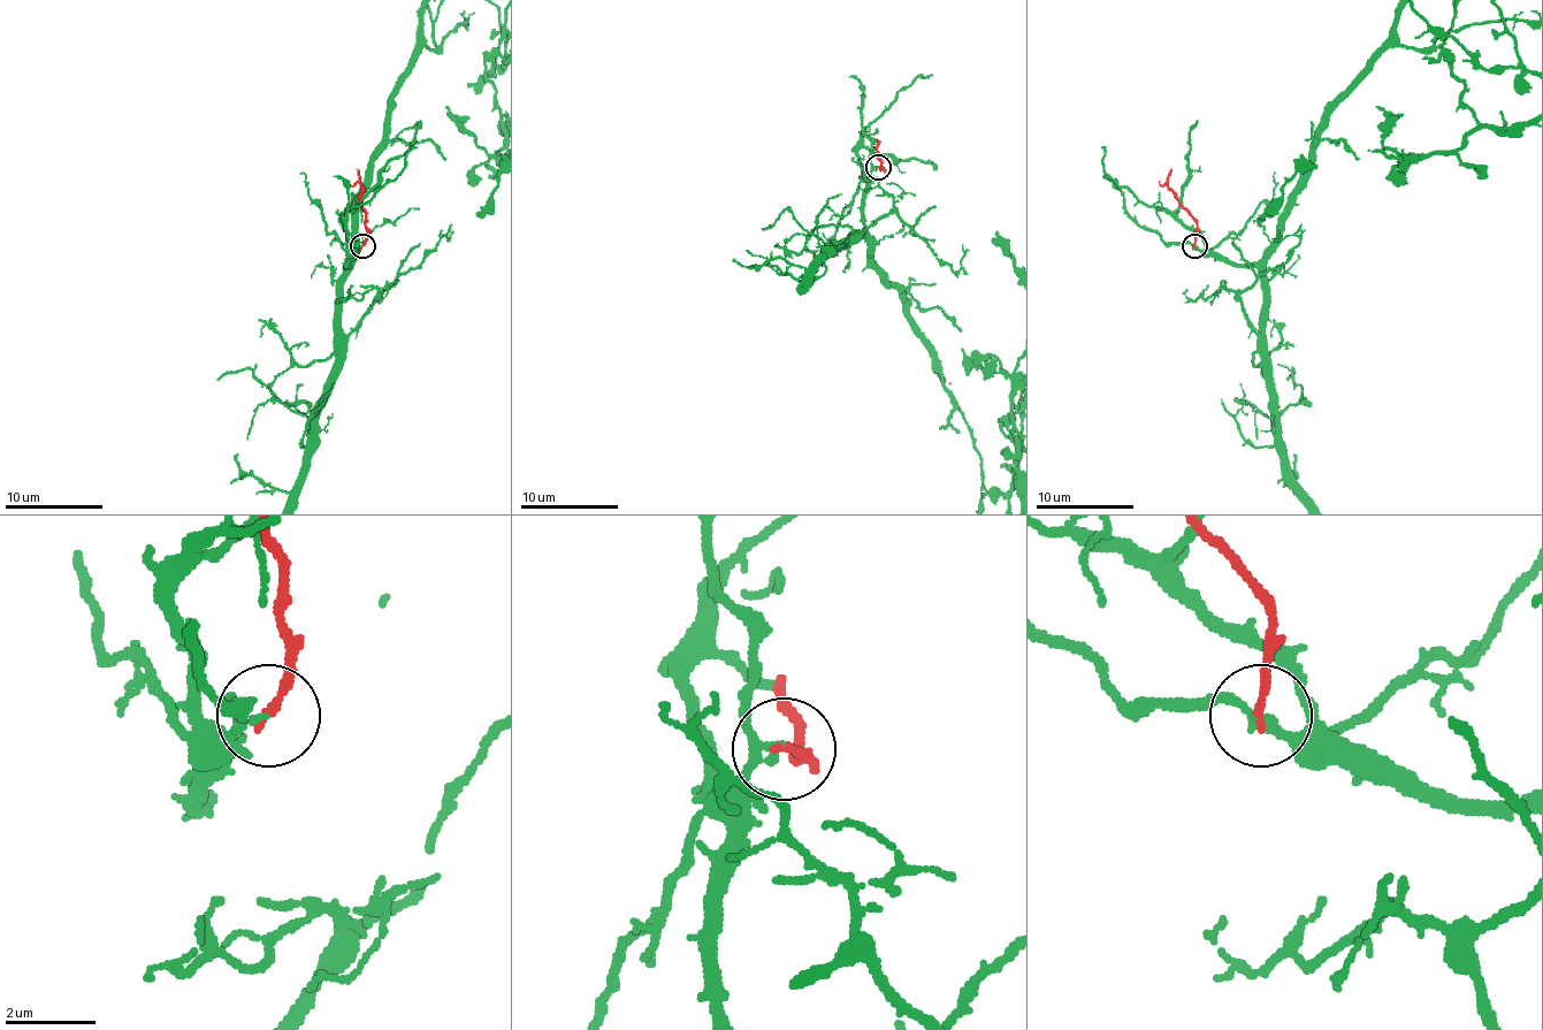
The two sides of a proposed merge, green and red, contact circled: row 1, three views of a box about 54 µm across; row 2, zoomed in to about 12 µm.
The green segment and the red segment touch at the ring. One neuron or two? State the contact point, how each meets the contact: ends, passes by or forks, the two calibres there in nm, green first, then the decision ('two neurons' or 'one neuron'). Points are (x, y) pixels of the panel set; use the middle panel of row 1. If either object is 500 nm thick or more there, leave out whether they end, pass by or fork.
(878, 167) | green passes by | red ends | 180/200 nm | two neurons

